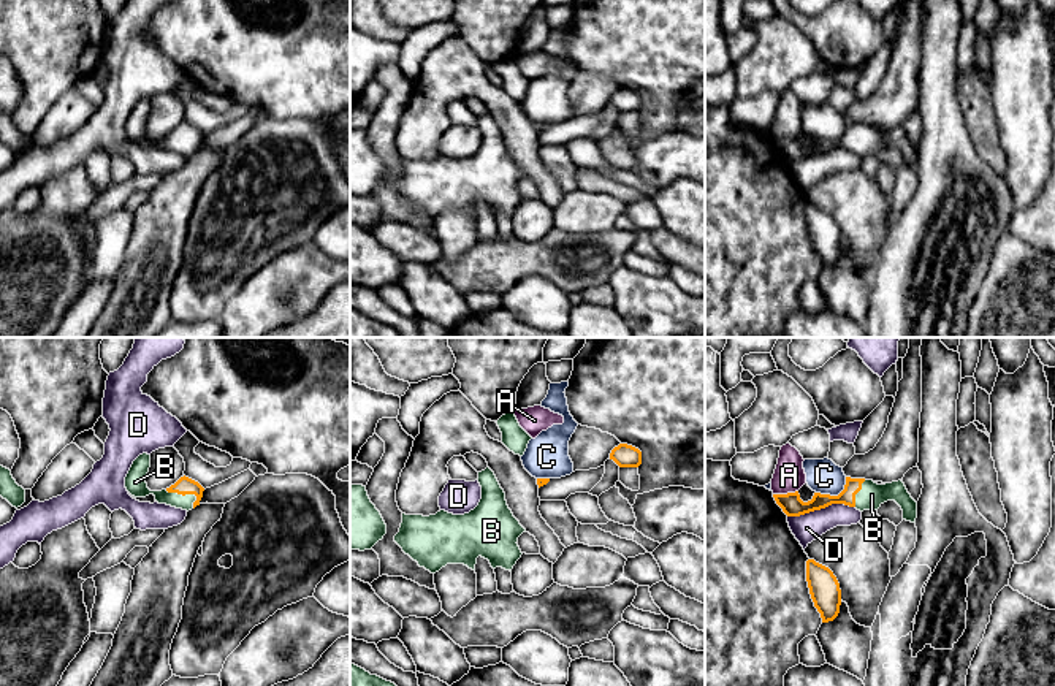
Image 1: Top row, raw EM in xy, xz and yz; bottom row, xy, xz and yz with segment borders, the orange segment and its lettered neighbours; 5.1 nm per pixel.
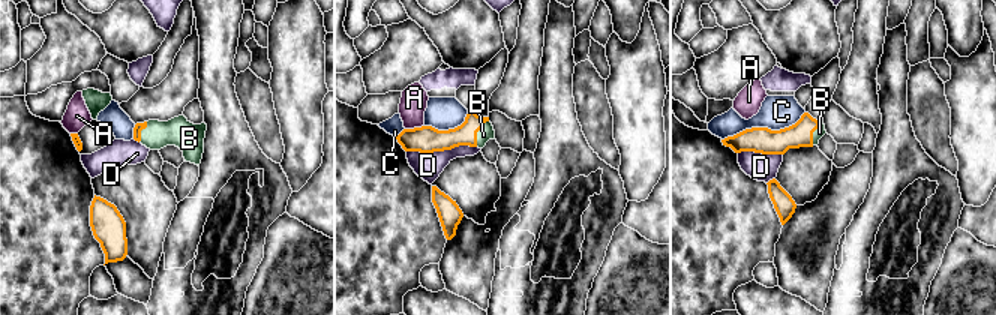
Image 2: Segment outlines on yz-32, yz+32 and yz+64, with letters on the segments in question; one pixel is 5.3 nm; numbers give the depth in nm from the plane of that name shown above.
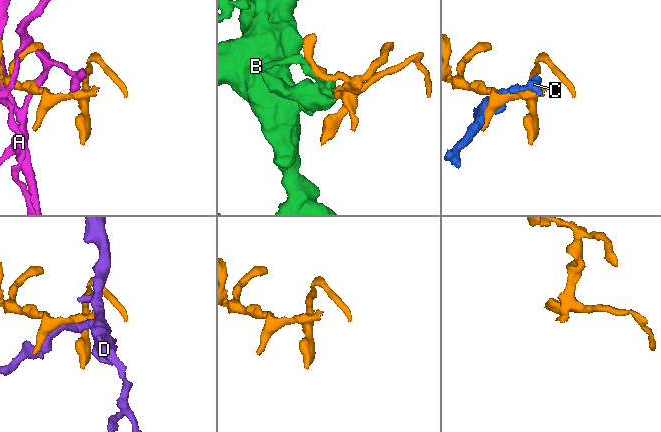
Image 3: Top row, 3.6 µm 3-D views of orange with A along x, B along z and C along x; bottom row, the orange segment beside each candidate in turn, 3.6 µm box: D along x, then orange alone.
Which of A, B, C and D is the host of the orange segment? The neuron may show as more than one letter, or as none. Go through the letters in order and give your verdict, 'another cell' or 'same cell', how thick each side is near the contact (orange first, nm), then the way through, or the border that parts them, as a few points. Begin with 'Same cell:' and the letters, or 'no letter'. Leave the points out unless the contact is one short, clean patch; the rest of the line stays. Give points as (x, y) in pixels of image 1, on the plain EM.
Same cell: B
A: another cell; calibres 110 and 160 nm
B: same cell; calibres 90 and 90 nm; way xy (184, 130), (186, 138), (157, 140), (138, 132)
C: another cell; calibres 110 and 180 nm
D: another cell; calibres 110 and 140 nm

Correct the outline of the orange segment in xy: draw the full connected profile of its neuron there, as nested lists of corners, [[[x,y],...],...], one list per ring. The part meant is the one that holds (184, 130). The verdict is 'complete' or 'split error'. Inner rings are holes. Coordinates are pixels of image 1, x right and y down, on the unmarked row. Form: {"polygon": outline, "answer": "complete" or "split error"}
{"polygon": [[[147,98],[139,100],[133,106],[125,122],[125,133],[131,141],[146,143],[154,139],[158,149],[166,149],[187,157],[200,151],[204,133],[198,127],[184,120],[166,135],[150,136],[146,128],[149,112],[150,100]]], "answer": "split error"}

